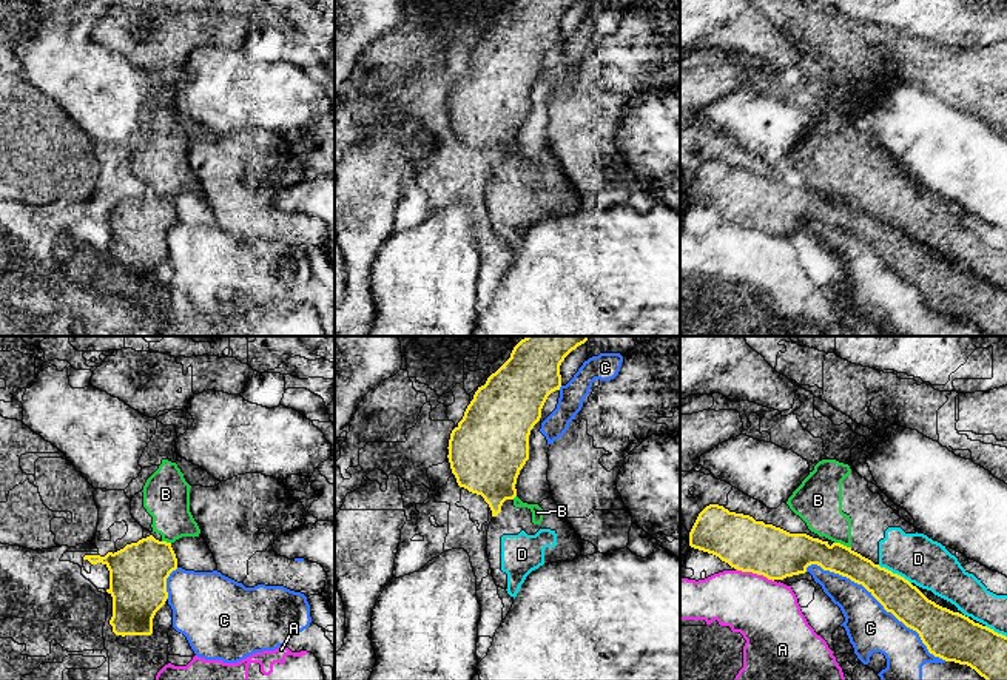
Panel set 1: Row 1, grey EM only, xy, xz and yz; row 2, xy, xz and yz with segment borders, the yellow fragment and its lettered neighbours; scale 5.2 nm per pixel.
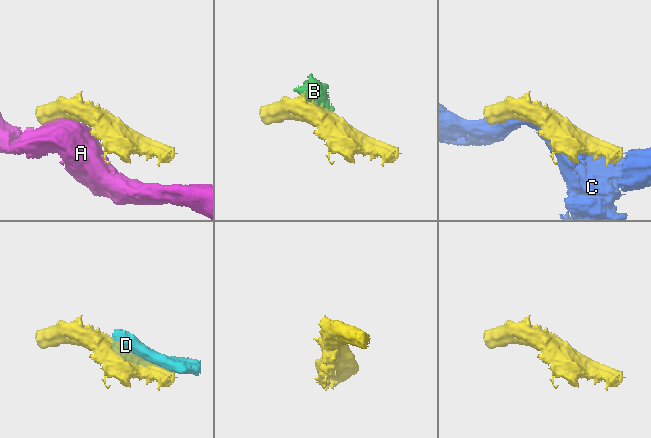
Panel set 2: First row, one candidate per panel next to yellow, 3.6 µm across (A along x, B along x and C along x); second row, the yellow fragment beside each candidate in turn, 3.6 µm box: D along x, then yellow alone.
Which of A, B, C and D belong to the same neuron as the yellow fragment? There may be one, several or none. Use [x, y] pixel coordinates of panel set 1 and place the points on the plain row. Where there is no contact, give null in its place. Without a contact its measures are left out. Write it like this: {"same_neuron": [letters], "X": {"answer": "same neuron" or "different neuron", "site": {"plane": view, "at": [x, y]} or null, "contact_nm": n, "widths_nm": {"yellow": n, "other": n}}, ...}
{"same_neuron": [], "A": {"answer": "different neuron", "site": {"plane": "yz", "at": [754, 227]}, "contact_nm": 220, "widths_nm": {"yellow": 280, "other": 340}}, "B": {"answer": "different neuron", "site": {"plane": "yz", "at": [842, 199]}, "contact_nm": 90, "widths_nm": {"yellow": 190, "other": 240}}, "C": {"answer": "different neuron", "site": {"plane": "yz", "at": [879, 256]}, "contact_nm": 900, "widths_nm": {"yellow": 190, "other": 240}}, "D": {"answer": "different neuron", "site": {"plane": "yz", "at": [895, 228]}, "contact_nm": 200, "widths_nm": {"yellow": 190, "other": 240}}}

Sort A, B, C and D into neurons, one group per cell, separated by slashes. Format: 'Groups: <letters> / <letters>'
Groups: A / B D / C

